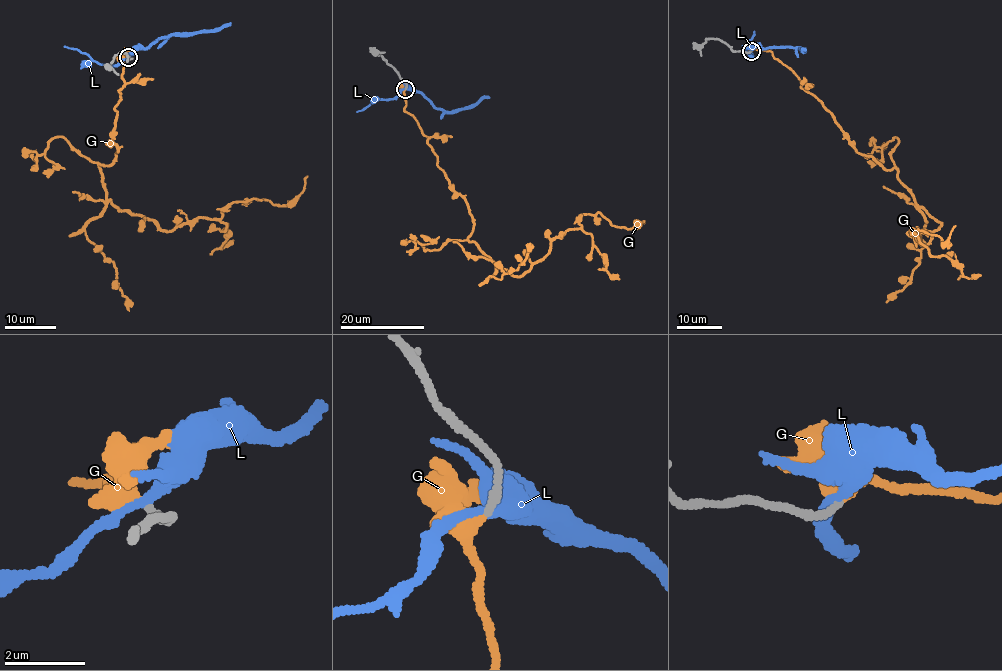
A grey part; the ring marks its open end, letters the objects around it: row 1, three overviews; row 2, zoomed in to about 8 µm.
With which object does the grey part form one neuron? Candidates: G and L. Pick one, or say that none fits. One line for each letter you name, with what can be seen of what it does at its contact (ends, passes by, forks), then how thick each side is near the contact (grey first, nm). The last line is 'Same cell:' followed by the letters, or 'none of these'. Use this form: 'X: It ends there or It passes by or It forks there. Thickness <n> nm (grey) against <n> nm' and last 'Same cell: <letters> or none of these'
G: It forks there. Thickness 200 nm (grey) against 300 nm
Same cell: G

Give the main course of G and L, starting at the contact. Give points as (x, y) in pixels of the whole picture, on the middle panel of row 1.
G: (405, 89), (405, 112), (465, 199), (468, 240), (514, 275), (581, 228), (581, 215), (645, 223)
L: (405, 88), (419, 91), (436, 108), (447, 112), (470, 108), (488, 96)

